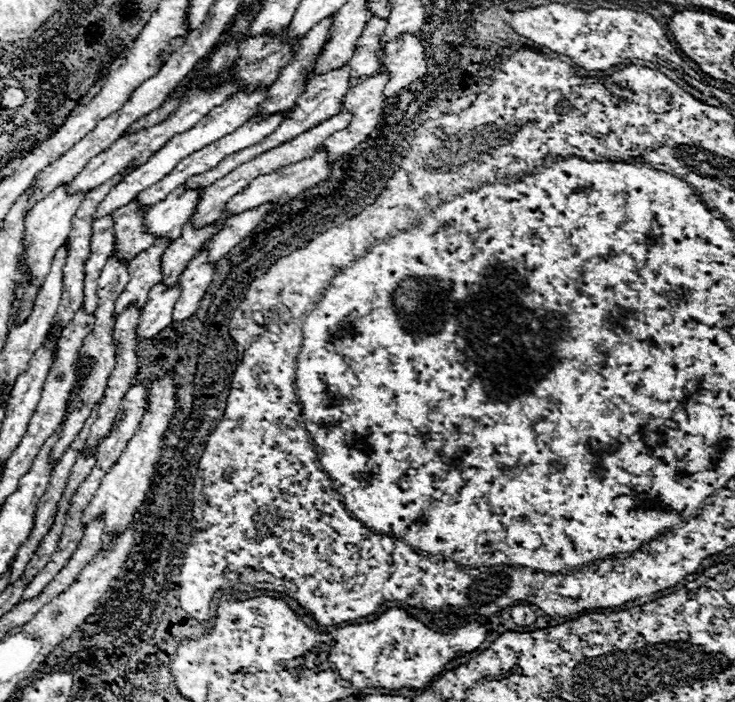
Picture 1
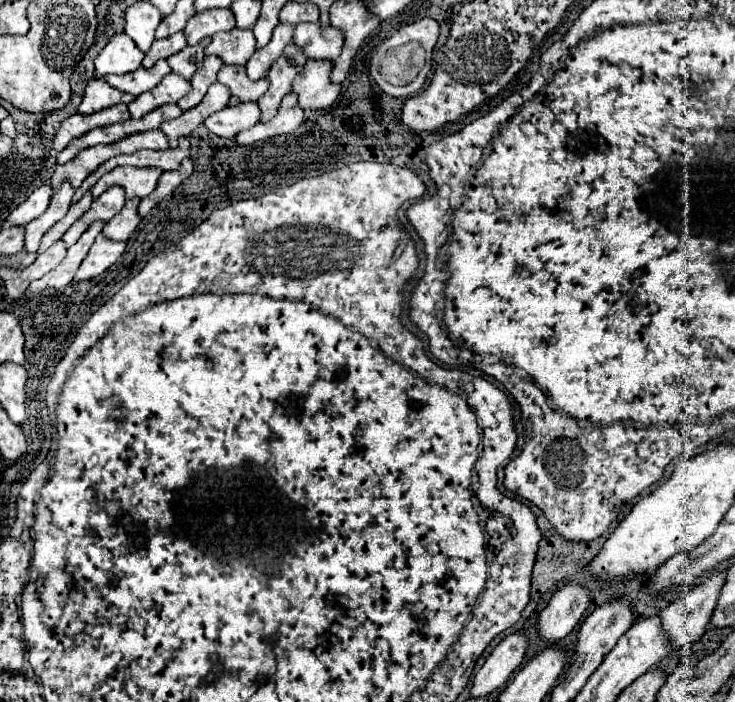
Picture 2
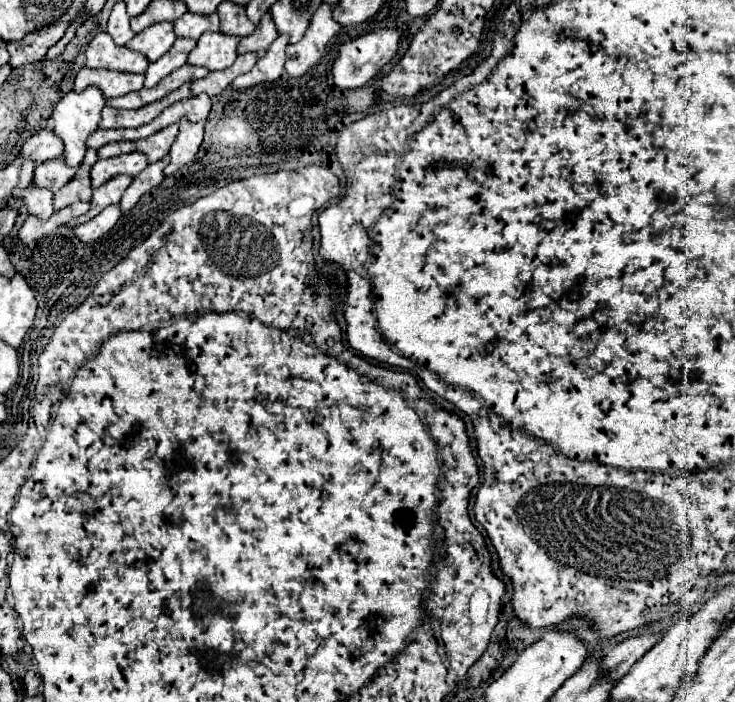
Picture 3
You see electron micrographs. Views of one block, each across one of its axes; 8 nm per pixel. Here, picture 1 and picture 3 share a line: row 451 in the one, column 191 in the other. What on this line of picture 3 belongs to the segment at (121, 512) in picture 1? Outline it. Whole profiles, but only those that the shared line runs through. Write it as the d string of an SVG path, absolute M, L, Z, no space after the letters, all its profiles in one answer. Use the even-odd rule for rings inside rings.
M180 120L180 132L176 136L176 142L170 148L170 164L164 168L166 176L172 176L176 170L186 166L188 162L194 160L200 144L202 144L202 134L204 134L204 122L184 122Z

